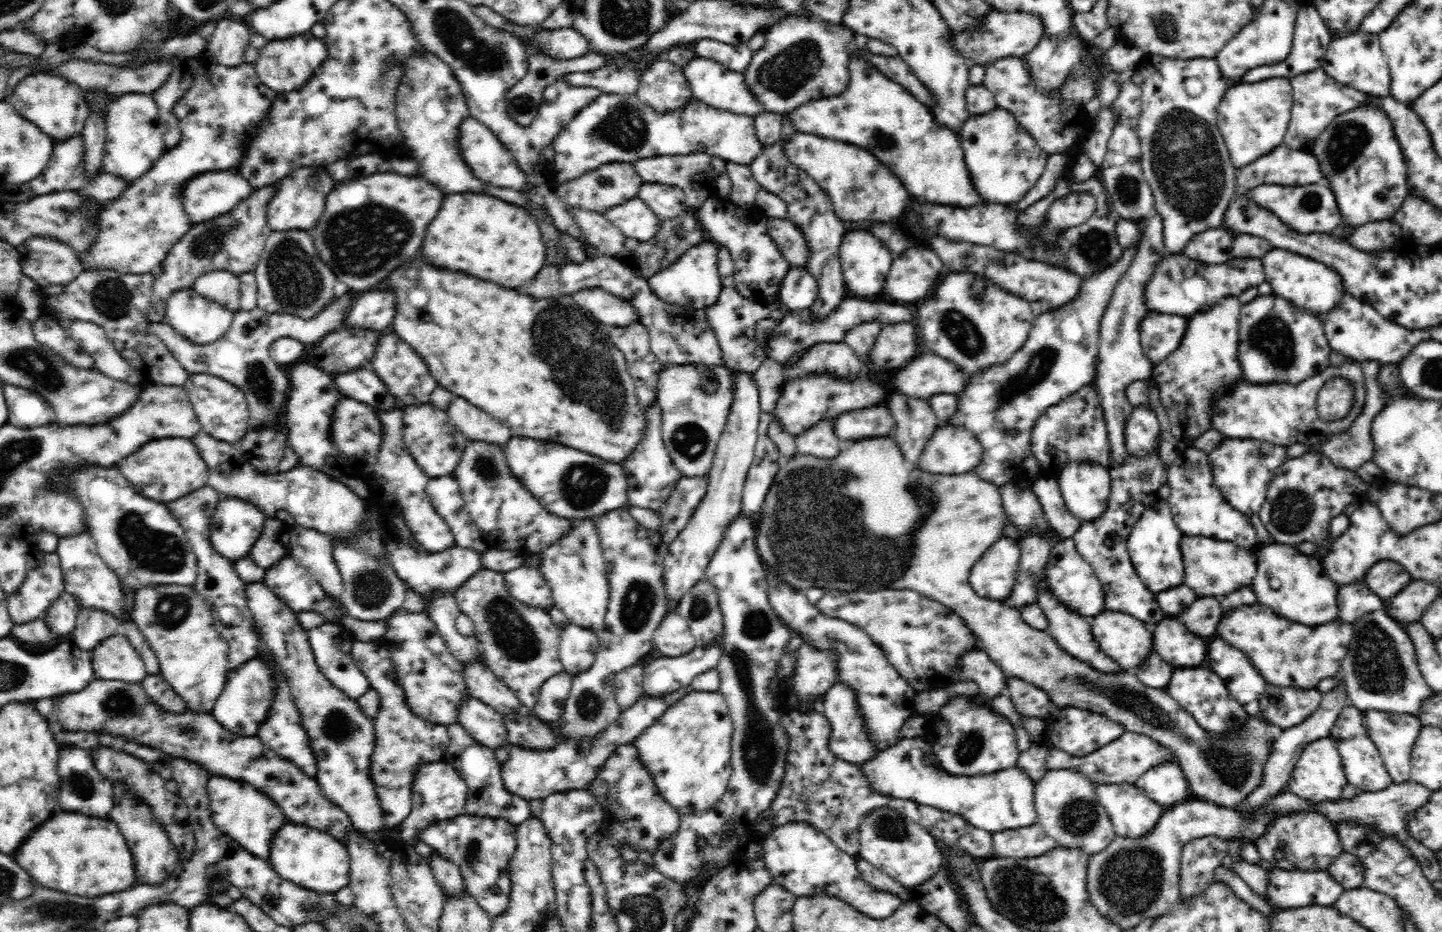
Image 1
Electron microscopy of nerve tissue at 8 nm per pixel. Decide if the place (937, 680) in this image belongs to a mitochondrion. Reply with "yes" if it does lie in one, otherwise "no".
no

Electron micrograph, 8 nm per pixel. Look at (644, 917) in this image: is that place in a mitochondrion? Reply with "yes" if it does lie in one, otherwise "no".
yes

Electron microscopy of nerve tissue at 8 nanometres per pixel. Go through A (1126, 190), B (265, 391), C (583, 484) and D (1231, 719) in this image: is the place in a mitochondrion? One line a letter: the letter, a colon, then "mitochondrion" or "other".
A: mitochondrion
B: mitochondrion
C: mitochondrion
D: mitochondrion

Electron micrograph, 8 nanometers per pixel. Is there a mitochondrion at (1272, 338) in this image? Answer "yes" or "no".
yes

